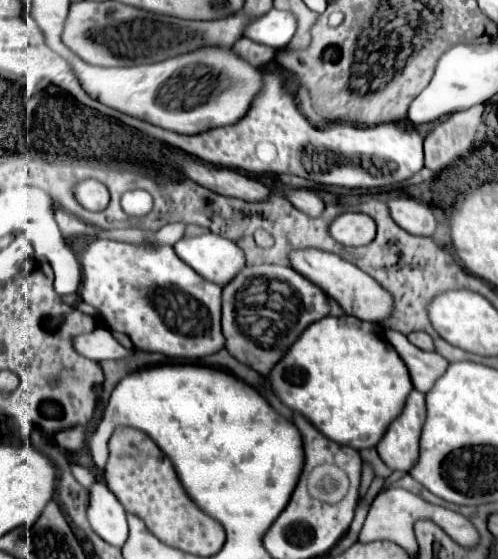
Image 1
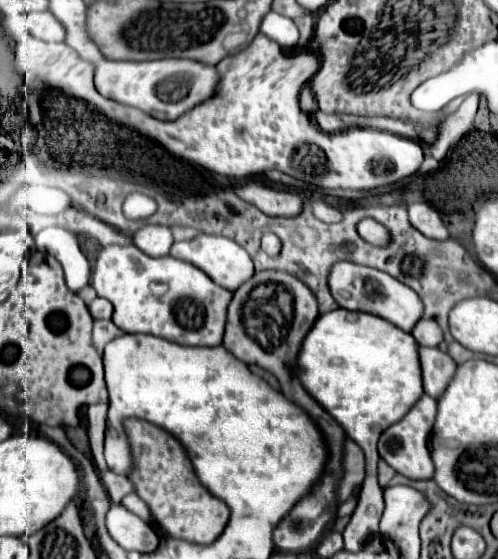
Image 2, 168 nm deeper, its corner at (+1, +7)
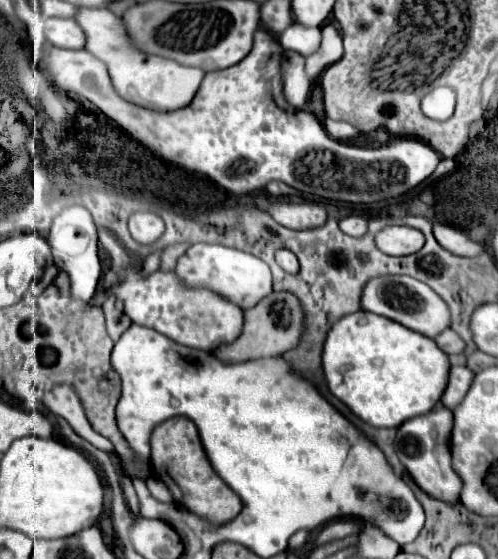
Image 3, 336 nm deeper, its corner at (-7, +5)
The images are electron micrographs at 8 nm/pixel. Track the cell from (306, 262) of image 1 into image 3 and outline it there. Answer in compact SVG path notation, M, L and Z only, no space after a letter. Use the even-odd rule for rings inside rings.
M375 276L361 292L361 308L385 318L391 318L409 330L415 330L427 338L435 338L439 332L449 328L447 304L423 282L411 276Z

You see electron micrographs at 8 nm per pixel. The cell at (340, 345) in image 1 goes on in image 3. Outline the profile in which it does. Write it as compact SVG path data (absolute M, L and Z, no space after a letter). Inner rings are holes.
M365 310L333 324L323 344L321 364L329 392L373 428L397 428L403 420L429 412L447 386L449 368L447 354L431 338Z

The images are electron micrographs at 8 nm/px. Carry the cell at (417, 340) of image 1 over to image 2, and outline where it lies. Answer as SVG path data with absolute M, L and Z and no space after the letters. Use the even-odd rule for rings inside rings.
M419 320L419 324L413 328L411 334L421 346L429 348L437 348L439 342L443 340L443 332L435 320Z

